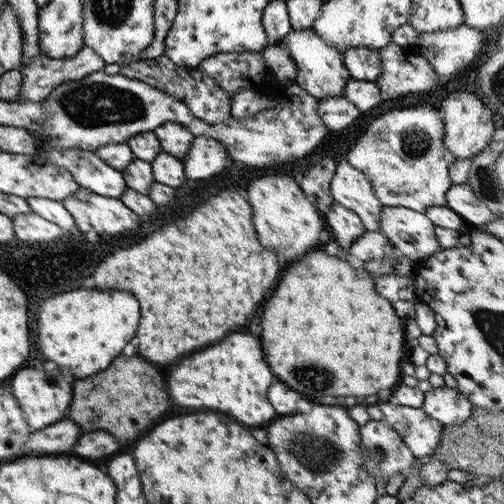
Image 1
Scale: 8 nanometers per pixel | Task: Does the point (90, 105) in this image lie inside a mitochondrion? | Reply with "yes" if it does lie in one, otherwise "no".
yes

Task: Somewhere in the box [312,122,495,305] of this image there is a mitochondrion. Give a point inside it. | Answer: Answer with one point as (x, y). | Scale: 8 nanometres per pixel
(417, 143)

